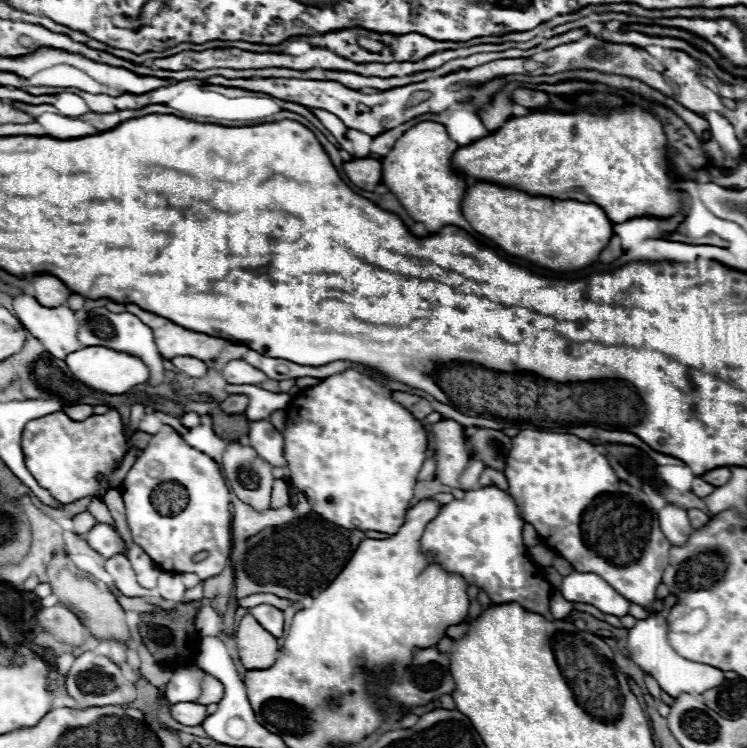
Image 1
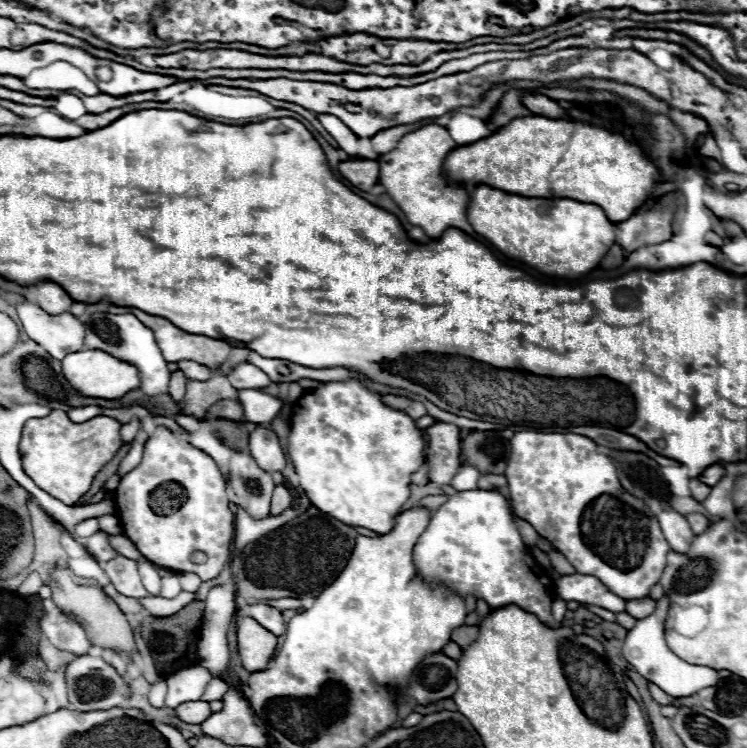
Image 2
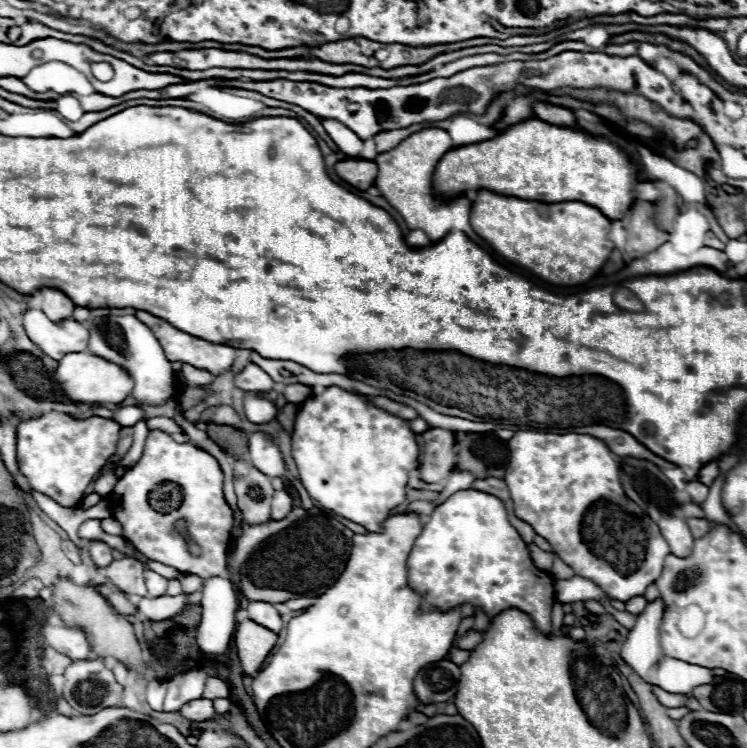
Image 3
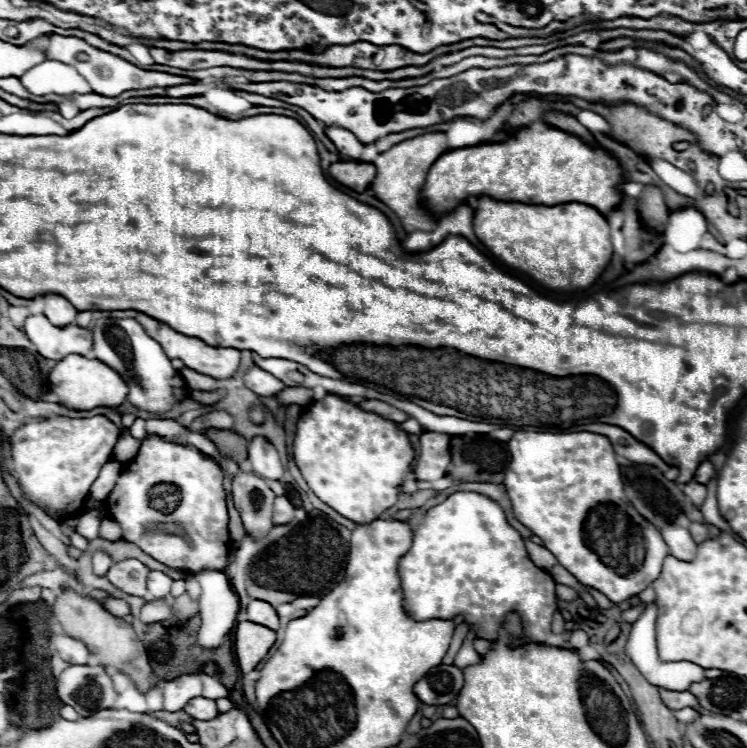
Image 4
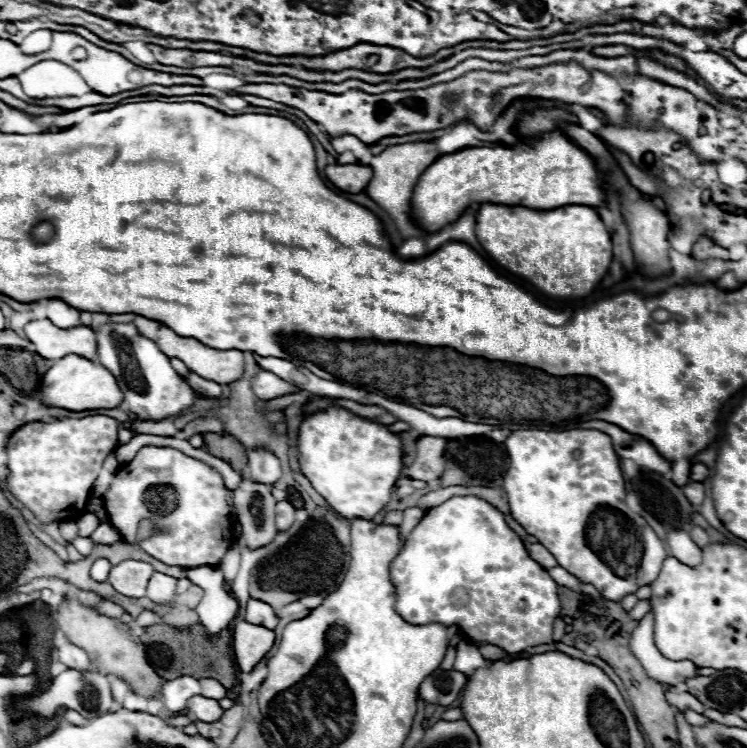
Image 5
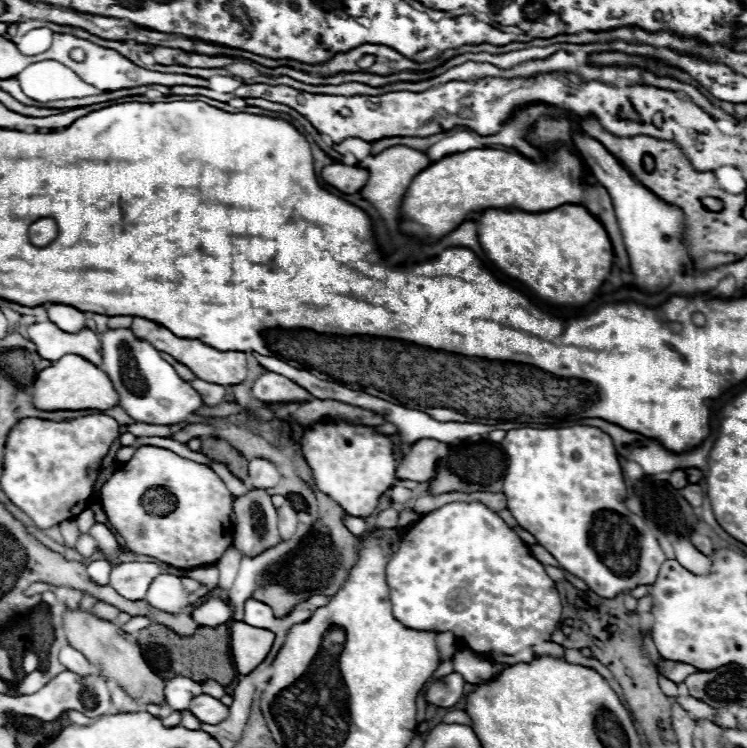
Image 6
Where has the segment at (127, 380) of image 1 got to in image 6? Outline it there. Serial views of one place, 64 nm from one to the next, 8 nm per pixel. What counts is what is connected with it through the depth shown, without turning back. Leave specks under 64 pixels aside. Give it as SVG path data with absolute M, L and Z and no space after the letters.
M66 354L52 366L38 372L32 384L32 404L38 410L108 410L118 404L118 394L112 388L108 374L88 360Z

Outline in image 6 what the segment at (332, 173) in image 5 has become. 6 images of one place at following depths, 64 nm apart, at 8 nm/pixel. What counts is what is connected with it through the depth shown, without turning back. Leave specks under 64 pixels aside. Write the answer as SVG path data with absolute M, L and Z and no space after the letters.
M330 164L322 168L322 180L334 186L344 194L356 194L364 188L368 180L368 170L358 166L344 166L344 164Z

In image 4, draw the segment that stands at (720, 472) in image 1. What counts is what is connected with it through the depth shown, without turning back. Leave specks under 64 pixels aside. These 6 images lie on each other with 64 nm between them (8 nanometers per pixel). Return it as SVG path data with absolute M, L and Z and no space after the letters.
M702 462L702 464L696 468L696 476L694 476L694 480L700 482L700 484L706 484L712 476L714 476L714 466L712 466L710 462Z

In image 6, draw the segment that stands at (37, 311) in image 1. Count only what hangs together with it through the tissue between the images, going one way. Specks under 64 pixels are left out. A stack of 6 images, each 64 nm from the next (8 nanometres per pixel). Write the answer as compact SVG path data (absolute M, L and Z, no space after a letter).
M36 322L28 328L30 340L36 344L36 350L46 360L60 360L64 354L80 354L88 358L94 366L102 368L102 354L100 354L100 340L98 336L84 328L76 334L62 332L52 322Z

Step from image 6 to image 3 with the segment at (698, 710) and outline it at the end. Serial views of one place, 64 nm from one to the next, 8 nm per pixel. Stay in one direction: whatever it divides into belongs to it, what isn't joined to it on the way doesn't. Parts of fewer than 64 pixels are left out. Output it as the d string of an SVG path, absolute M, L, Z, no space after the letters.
M654 688L654 694L656 694L656 698L666 706L666 708L680 708L680 706L684 706L686 704L686 698L688 696L684 696L684 694L672 694L672 692L666 692L666 690L662 690L662 688Z

